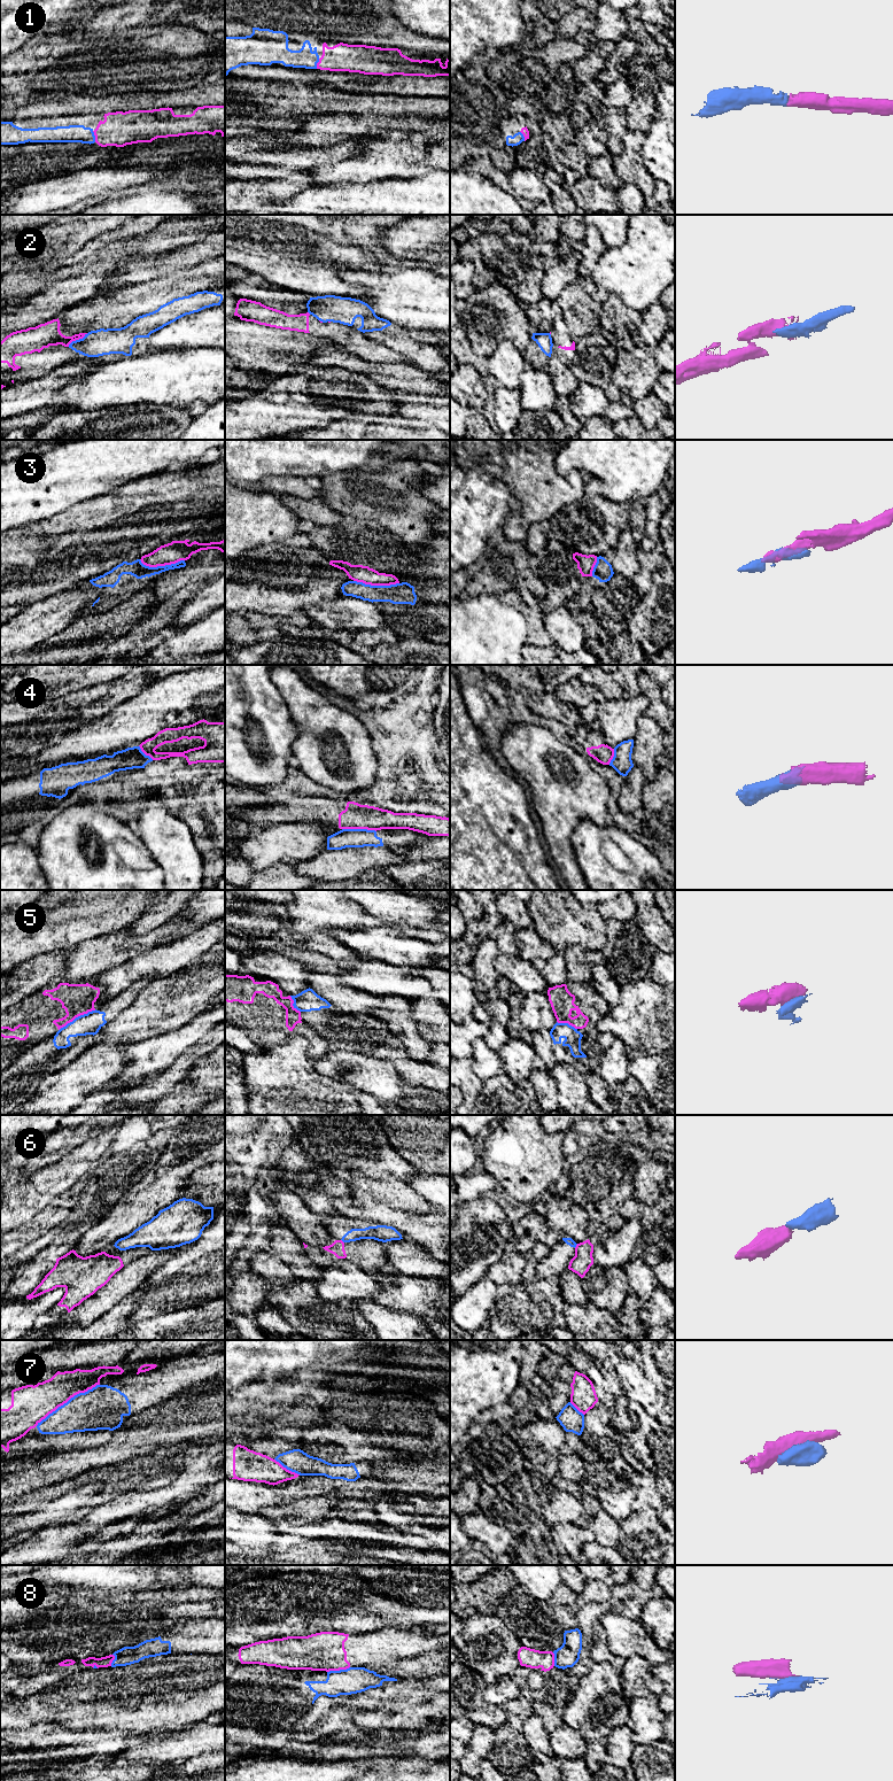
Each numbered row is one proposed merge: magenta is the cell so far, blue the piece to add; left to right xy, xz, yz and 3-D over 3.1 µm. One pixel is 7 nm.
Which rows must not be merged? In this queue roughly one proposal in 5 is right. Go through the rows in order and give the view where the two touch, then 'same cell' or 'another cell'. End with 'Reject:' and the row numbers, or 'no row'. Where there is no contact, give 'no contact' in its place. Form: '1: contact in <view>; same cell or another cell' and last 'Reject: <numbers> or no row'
1: contact in xy; same cell
2: contact in xy; another cell
3: contact in xy; another cell
4: contact in xz; another cell
5: contact in xy; another cell
6: contact in yz; another cell
7: contact in xy; another cell
8: contact in xz; another cell
Reject: 2, 3, 4, 5, 6, 7, 8

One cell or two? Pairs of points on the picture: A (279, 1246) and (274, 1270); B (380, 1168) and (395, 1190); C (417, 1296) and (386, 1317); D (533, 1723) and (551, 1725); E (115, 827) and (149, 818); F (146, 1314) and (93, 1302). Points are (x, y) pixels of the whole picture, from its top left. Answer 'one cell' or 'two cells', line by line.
A: two cells
B: two cells
C: two cells
D: two cells
E: two cells
F: two cells

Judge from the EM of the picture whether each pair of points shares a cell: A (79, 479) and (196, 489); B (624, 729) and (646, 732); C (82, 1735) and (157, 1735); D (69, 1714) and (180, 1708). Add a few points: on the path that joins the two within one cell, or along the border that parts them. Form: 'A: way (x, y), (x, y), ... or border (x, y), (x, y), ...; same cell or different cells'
A: border (152, 474), (138, 478), (129, 486); different cells
B: border (644, 713), (637, 719), (637, 730), (633, 738); different cells
C: way (100, 1735), (113, 1739), (139, 1736); same cell
D: way (96, 1712), (137, 1712), (142, 1708), (153, 1708); same cell

